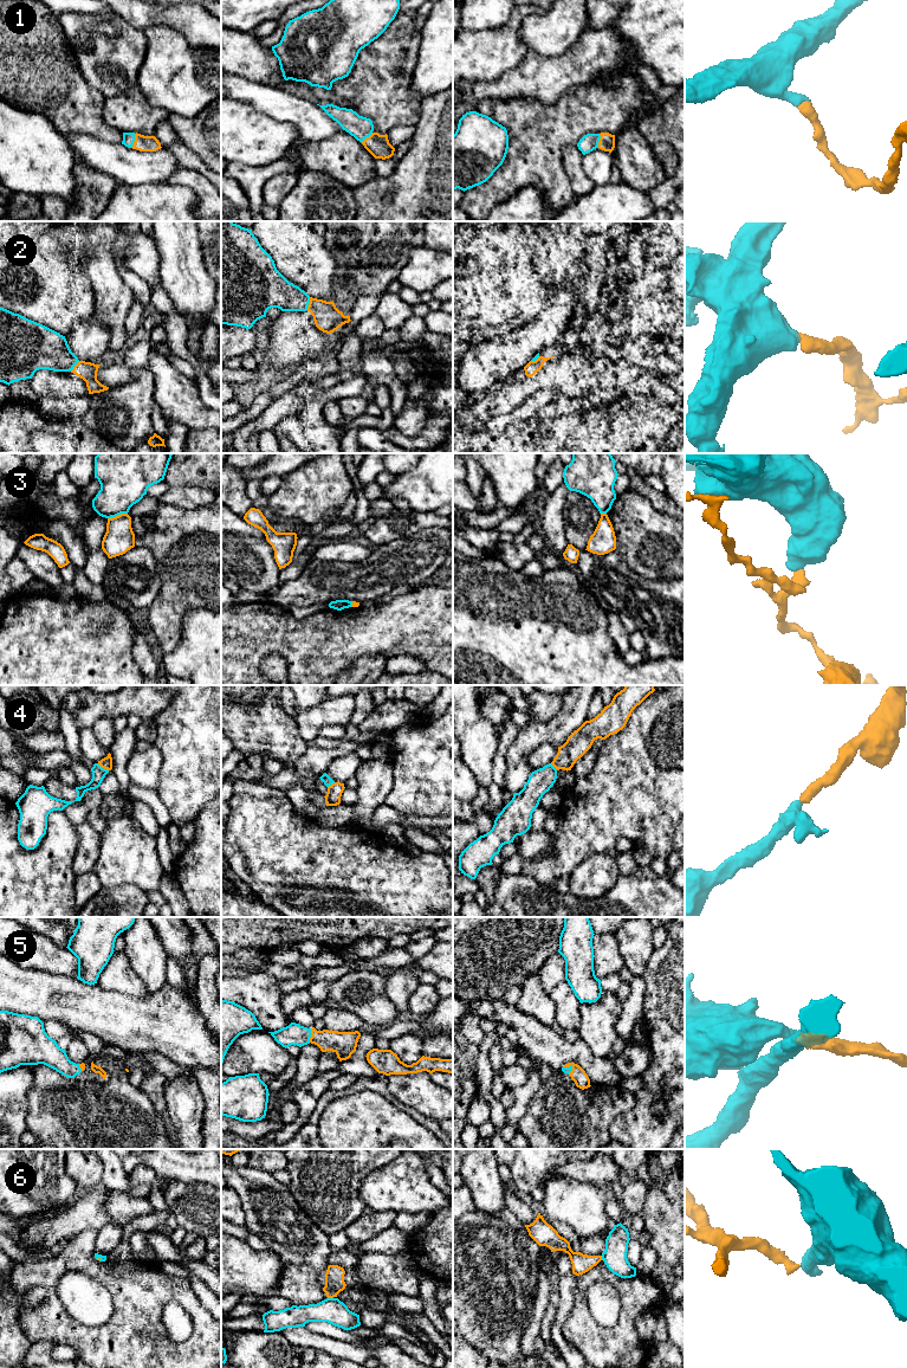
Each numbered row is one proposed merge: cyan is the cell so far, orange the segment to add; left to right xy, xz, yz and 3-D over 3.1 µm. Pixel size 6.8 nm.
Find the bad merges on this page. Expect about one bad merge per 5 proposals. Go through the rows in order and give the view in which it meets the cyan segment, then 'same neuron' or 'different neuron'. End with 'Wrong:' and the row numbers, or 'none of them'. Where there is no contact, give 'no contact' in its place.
1: xy | same neuron
2: xz | same neuron
3: xy | different neuron
4: xy | same neuron
5: xz | same neuron
6: xz | different neuron
Wrong: 3, 6

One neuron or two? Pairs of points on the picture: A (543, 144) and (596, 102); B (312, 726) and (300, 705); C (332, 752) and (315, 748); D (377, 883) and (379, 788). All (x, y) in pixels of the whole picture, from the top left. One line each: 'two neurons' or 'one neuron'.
A: one neuron
B: two neurons
C: one neuron
D: two neurons

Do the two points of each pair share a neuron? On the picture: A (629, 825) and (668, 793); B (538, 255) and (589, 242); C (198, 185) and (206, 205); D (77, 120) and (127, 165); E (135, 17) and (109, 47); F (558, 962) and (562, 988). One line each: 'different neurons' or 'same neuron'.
A: same neuron
B: different neurons
C: same neuron
D: different neurons
E: different neurons
F: different neurons

